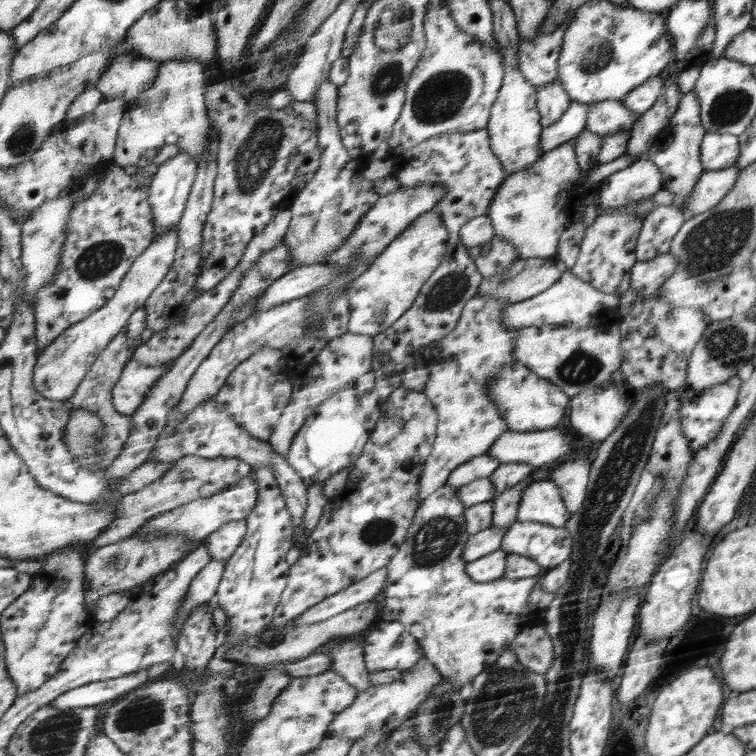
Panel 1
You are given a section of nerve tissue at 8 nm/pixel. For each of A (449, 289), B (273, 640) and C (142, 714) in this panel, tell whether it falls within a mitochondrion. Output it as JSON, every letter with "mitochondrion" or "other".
{"A":"mitochondrion","B":"other","C":"mitochondrion"}

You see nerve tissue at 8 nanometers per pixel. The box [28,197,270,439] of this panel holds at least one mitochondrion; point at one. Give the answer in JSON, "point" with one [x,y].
{"point":[100,260]}

